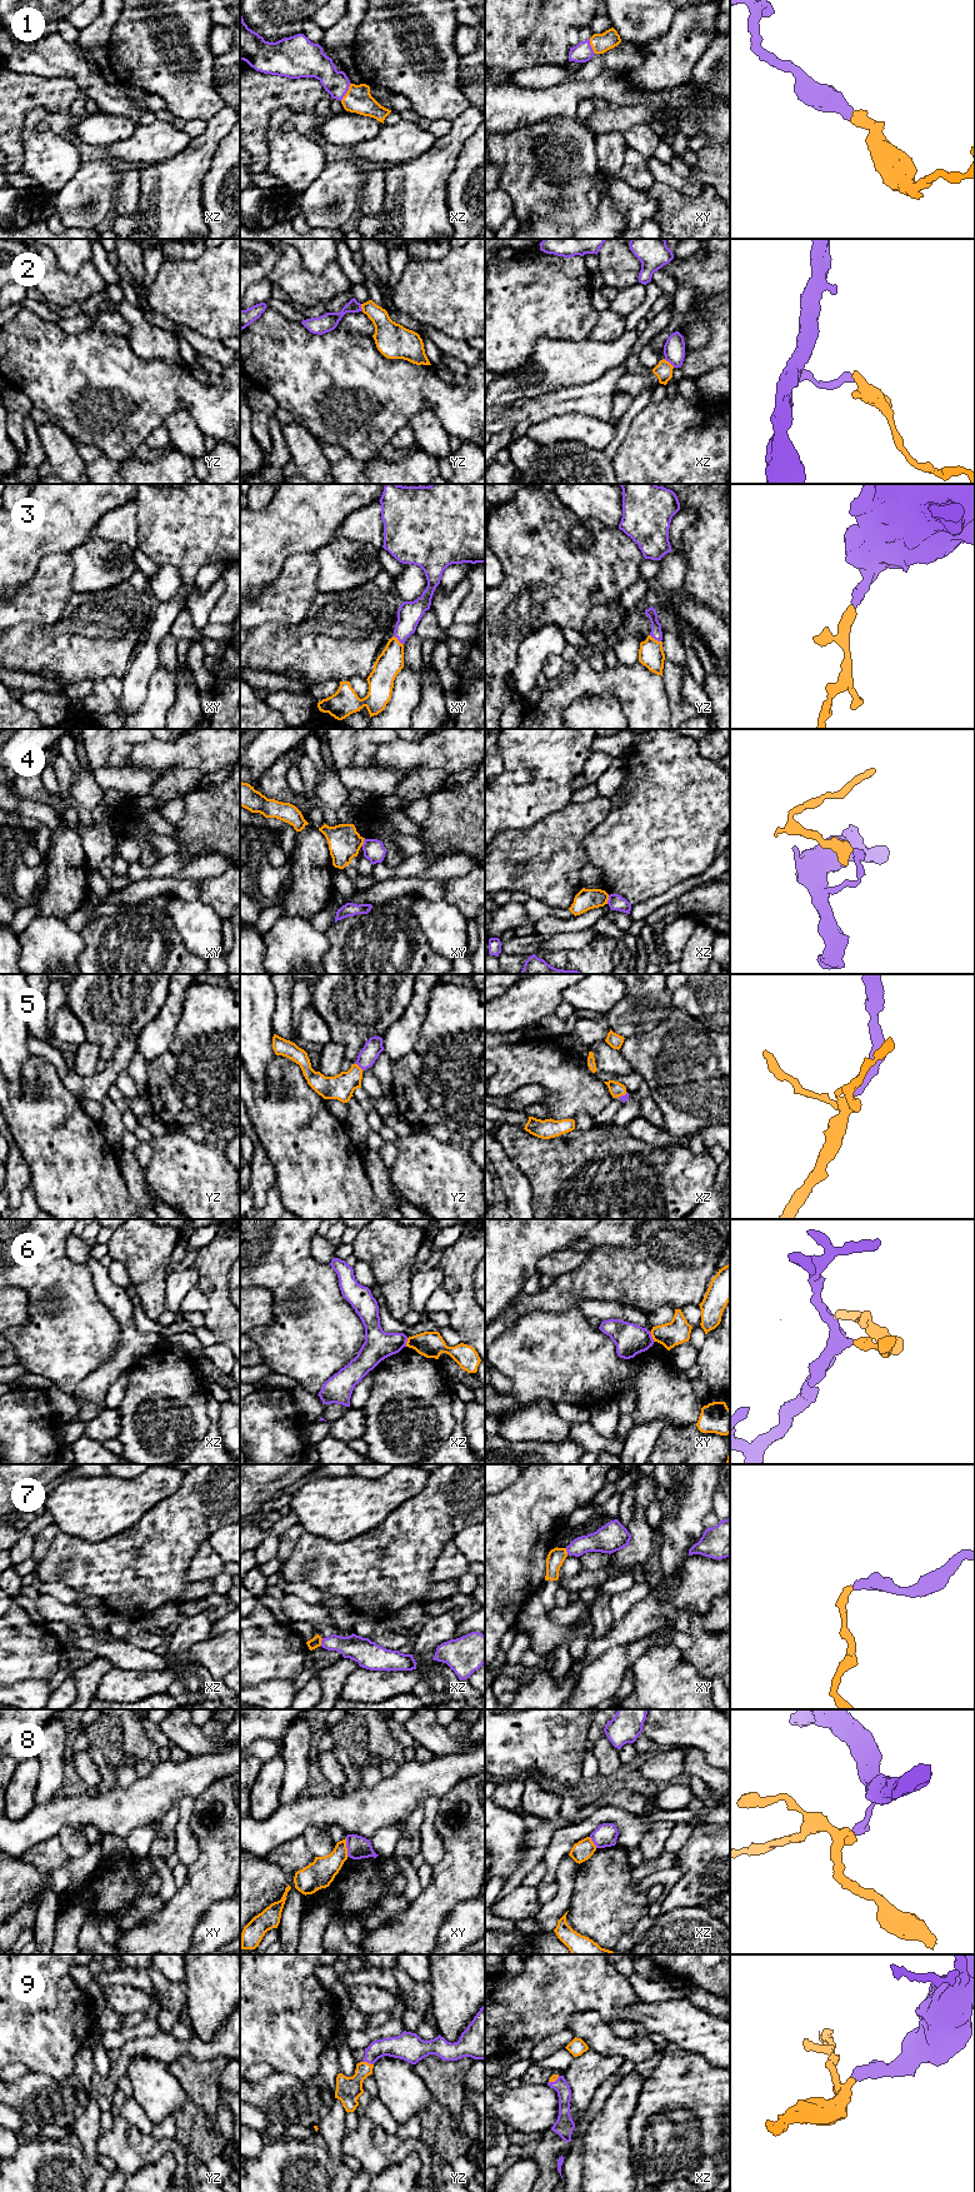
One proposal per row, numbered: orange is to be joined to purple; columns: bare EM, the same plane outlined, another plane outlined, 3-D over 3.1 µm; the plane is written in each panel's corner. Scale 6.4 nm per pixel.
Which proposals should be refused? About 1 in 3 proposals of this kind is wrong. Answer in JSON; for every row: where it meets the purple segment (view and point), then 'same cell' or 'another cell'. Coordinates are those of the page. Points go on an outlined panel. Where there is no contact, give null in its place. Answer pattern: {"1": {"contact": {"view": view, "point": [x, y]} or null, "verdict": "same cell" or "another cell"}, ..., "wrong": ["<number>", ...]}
{"1": {"contact": {"view": "xz", "point": [346, 91]}, "verdict": "same cell"}, "2": {"contact": {"view": "xz", "point": [669, 361]}, "verdict": "another cell"}, "3": {"contact": {"view": "yz", "point": [655, 639]}, "verdict": "same cell"}, "4": {"contact": {"view": "xz", "point": [609, 899]}, "verdict": "another cell"}, "5": {"contact": {"view": "yz", "point": [359, 1065]}, "verdict": "same cell"}, "6": {"contact": {"view": "xy", "point": [651, 1337]}, "verdict": "another cell"}, "7": {"contact": {"view": "xz", "point": [321, 1642]}, "verdict": "same cell"}, "8": {"contact": {"view": "xy", "point": [346, 1847]}, "verdict": "another cell"}, "9": {"contact": {"view": "yz", "point": [368, 2062]}, "verdict": "same cell"}, "wrong": ["2", "4", "6", "8"]}

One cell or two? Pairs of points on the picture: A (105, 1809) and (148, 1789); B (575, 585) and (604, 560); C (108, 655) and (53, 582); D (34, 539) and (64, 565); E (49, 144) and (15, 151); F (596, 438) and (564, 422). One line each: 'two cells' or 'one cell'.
A: one cell
B: one cell
C: two cells
D: two cells
E: two cells
F: one cell

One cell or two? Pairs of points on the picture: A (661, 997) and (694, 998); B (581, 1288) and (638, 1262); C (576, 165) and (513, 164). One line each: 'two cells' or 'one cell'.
A: two cells
B: one cell
C: one cell

